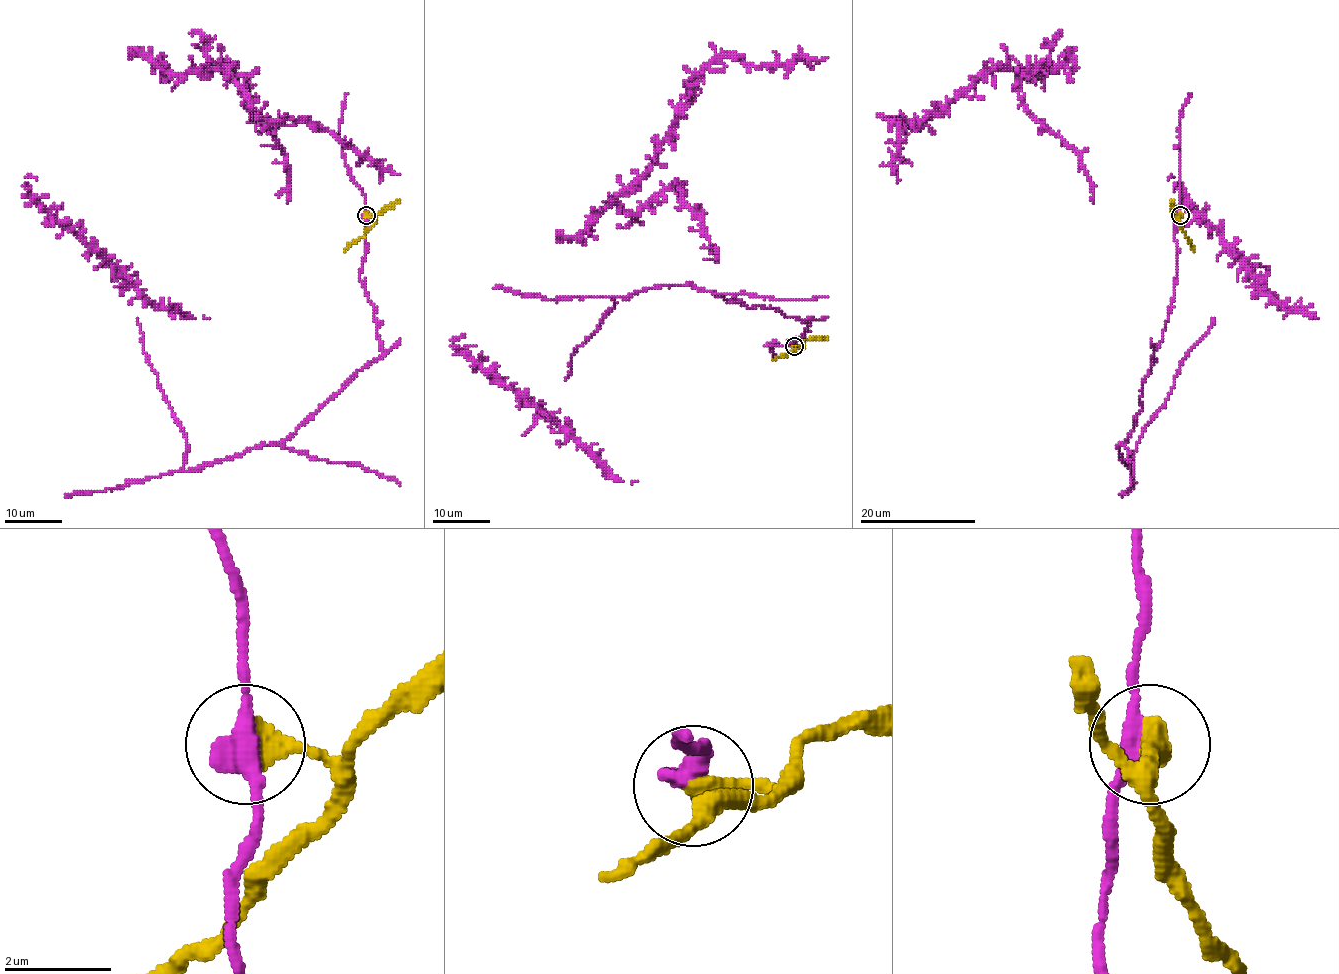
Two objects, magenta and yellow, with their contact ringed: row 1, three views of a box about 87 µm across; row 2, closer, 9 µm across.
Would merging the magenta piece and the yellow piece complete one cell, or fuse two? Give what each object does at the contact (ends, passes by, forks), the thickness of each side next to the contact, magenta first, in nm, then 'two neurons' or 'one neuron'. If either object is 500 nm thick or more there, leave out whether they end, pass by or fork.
400 nm thick on the magenta side, 550 nm on the other; two neurons

